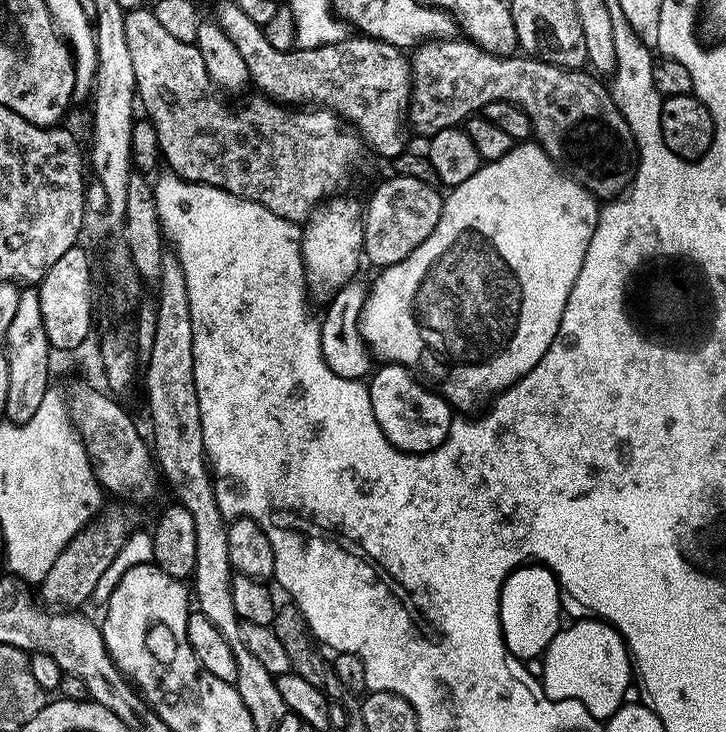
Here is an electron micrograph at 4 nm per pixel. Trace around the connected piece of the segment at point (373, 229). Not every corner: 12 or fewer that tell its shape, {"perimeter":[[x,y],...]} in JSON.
{"perimeter":[[392,176],[363,207],[363,259],[406,258],[438,226],[444,196]]}

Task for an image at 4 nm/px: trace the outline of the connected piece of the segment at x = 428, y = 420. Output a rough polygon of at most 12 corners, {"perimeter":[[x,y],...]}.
{"perimeter":[[387,362],[367,386],[374,418],[403,452],[448,437],[452,405]]}

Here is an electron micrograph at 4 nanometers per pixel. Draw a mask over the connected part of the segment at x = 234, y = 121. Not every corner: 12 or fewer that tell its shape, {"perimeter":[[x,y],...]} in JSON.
{"perimeter":[[125,15],[163,163],[306,221],[360,160],[335,112],[235,112],[195,44]]}

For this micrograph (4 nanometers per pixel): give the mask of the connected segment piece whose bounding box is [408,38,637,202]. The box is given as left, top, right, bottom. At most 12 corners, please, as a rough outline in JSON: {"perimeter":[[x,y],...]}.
{"perimeter":[[467,38],[411,55],[423,138],[509,100],[535,143],[607,202],[636,139],[599,75]]}

